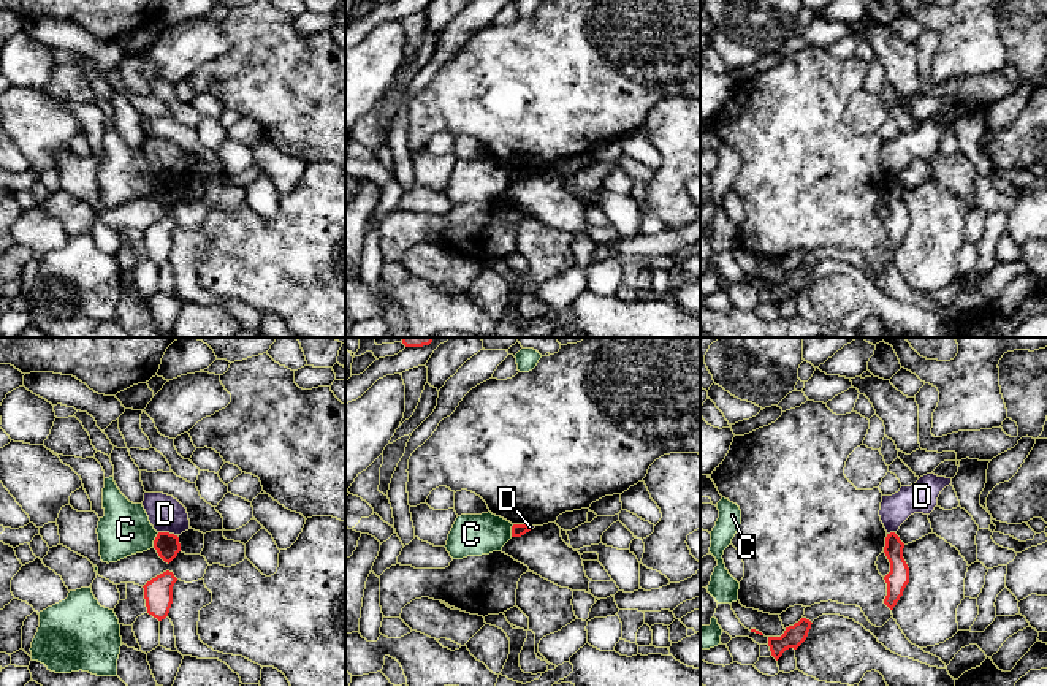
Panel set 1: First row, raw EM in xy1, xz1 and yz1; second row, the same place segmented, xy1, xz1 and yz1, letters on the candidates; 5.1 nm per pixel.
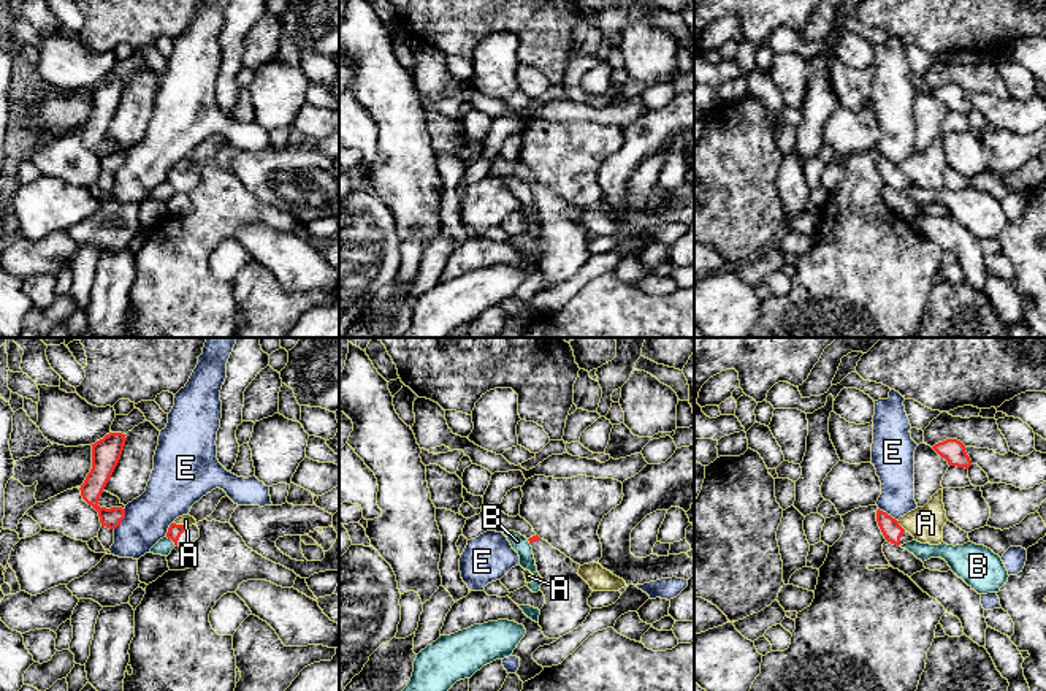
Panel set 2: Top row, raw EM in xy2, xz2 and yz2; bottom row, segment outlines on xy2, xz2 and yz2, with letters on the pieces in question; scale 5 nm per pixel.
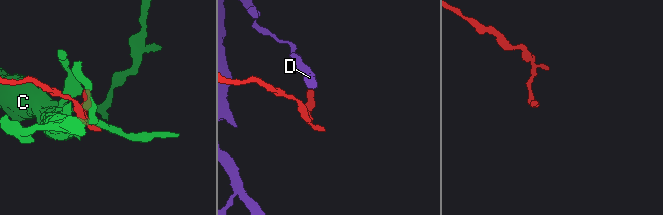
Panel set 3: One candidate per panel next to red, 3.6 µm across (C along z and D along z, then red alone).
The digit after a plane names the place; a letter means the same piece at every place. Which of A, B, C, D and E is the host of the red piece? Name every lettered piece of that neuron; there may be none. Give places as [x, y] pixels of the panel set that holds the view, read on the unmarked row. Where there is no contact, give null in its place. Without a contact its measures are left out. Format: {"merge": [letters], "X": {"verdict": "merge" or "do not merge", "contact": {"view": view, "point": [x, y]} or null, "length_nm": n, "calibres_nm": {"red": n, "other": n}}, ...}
{"merge": [], "A": {"verdict": "do not merge", "contact": {"view": "xy2", "point": [181, 170]}, "length_nm": 80, "calibres_nm": {"red": 70, "other": 60}}, "B": {"verdict": "do not merge", "contact": {"view": "xy2", "point": [171, 184]}, "length_nm": 70, "calibres_nm": {"red": 70, "other": 90}}, "C": {"verdict": "do not merge", "contact": {"view": "xy1", "point": [154, 186]}, "length_nm": 90, "calibres_nm": {"red": 120, "other": 260}}, "D": {"verdict": "do not merge", "contact": {"view": "xy1", "point": [168, 178]}, "length_nm": 100, "calibres_nm": {"red": 120, "other": 180}}, "E": {"verdict": "do not merge", "contact": {"view": "xy2", "point": [122, 164]}, "length_nm": 130, "calibres_nm": {"red": 110, "other": 220}}}

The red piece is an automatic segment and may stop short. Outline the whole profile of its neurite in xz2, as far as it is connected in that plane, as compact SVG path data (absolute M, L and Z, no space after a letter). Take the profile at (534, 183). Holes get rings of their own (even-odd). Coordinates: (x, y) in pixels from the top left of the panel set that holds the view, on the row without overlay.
M537 179L528 184L533 192L537 217L544 223L540 236L545 249L539 271L548 284L559 284L583 269L591 257L588 242L593 235L577 219L580 209L553 193Z

